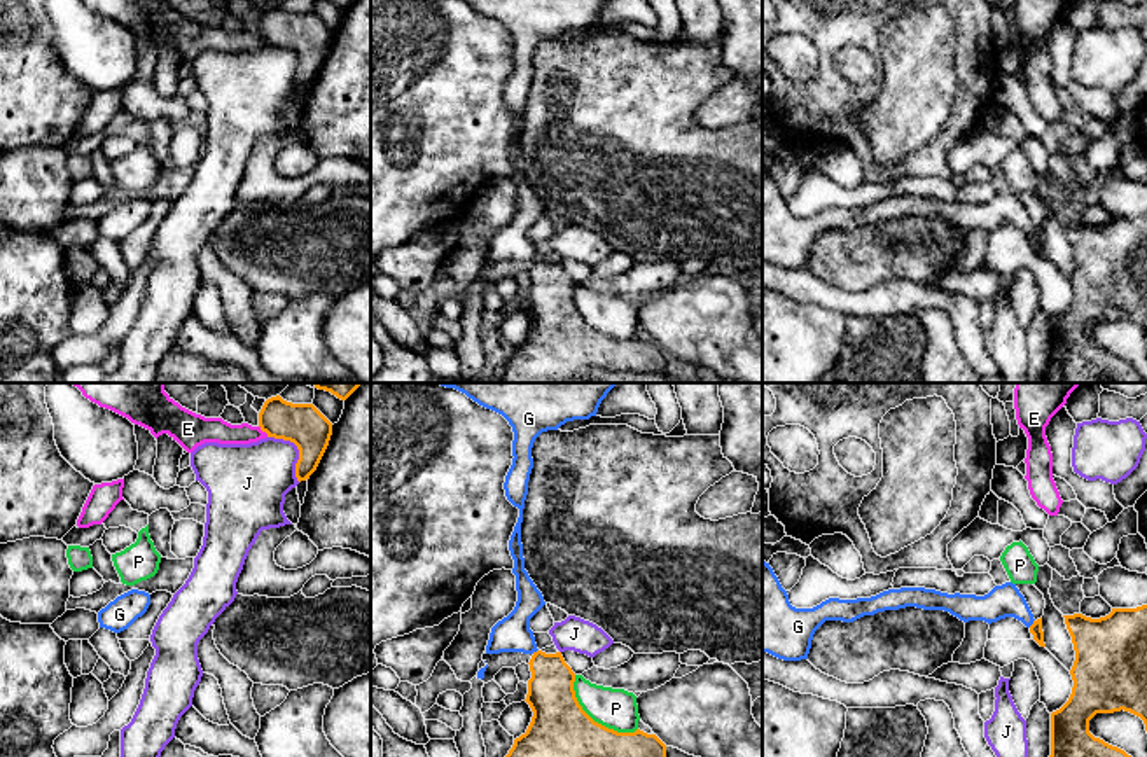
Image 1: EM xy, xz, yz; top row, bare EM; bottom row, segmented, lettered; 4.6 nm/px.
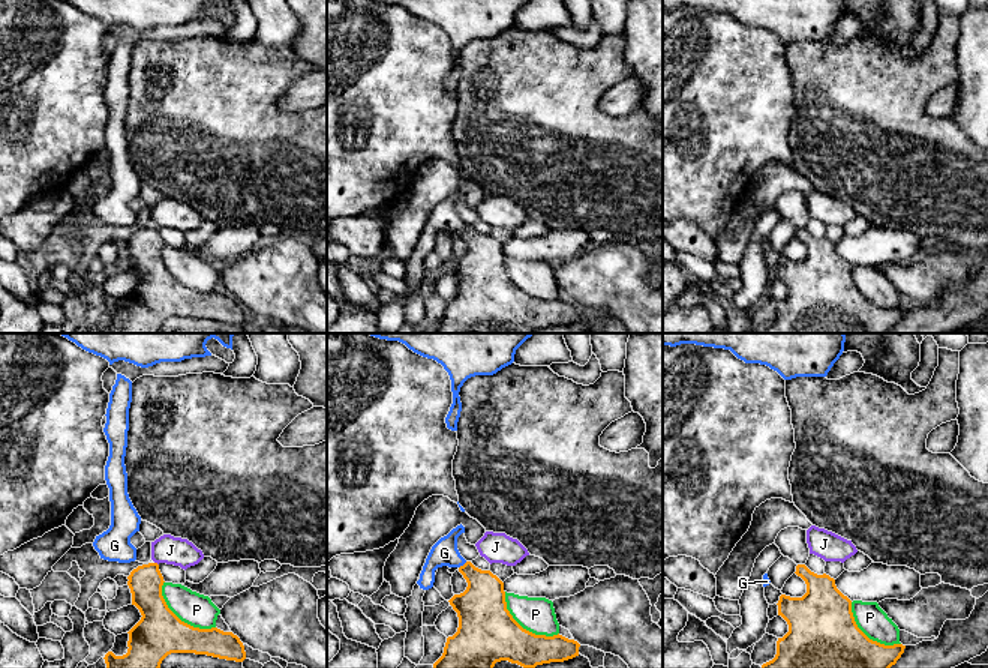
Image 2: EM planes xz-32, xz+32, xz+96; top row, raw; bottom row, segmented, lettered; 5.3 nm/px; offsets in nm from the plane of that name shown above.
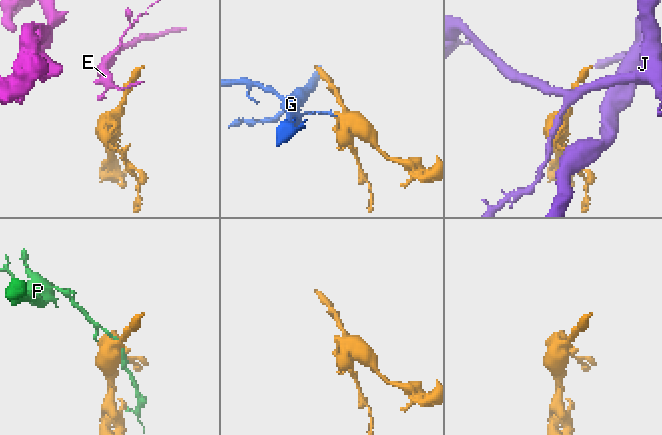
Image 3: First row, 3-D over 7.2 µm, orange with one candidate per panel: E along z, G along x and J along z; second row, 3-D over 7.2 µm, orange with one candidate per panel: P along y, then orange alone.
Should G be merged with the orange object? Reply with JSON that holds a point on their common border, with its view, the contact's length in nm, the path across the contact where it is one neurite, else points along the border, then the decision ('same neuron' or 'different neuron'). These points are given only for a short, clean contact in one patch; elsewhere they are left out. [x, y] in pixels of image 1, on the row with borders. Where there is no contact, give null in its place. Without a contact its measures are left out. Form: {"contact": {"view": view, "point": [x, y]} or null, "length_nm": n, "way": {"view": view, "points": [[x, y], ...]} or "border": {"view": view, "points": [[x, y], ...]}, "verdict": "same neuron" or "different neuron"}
{"contact": {"view": "yz", "point": [1034, 623]}, "length_nm": 50, "border": {"view": "yz", "points": [[1034, 619], [1028, 626]]}, "verdict": "different neuron"}

